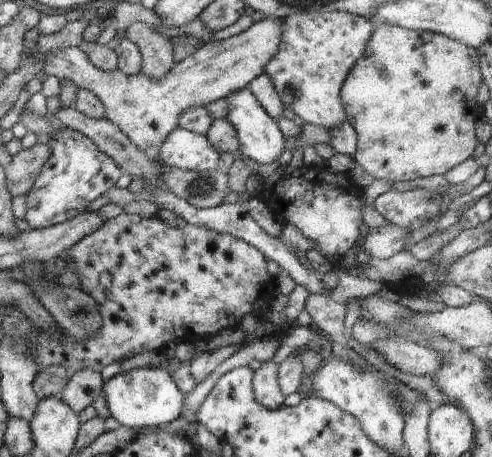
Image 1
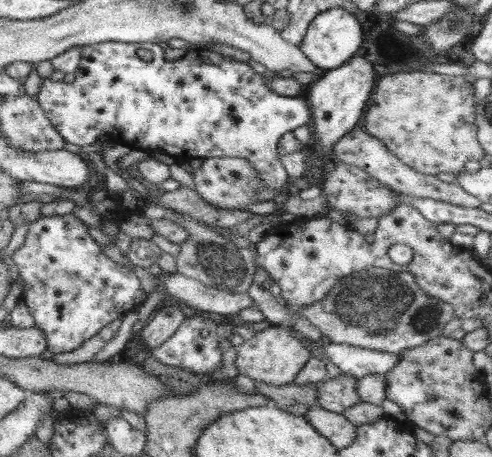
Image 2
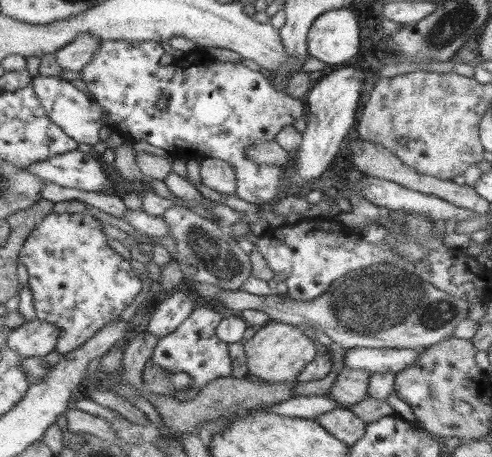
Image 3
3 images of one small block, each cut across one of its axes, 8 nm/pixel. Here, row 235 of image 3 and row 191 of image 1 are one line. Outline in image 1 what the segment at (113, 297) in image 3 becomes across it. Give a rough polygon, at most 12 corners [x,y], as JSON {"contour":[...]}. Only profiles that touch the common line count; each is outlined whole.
{"contour":[[77,130],[51,156],[23,218],[45,230],[83,214],[123,170]]}

